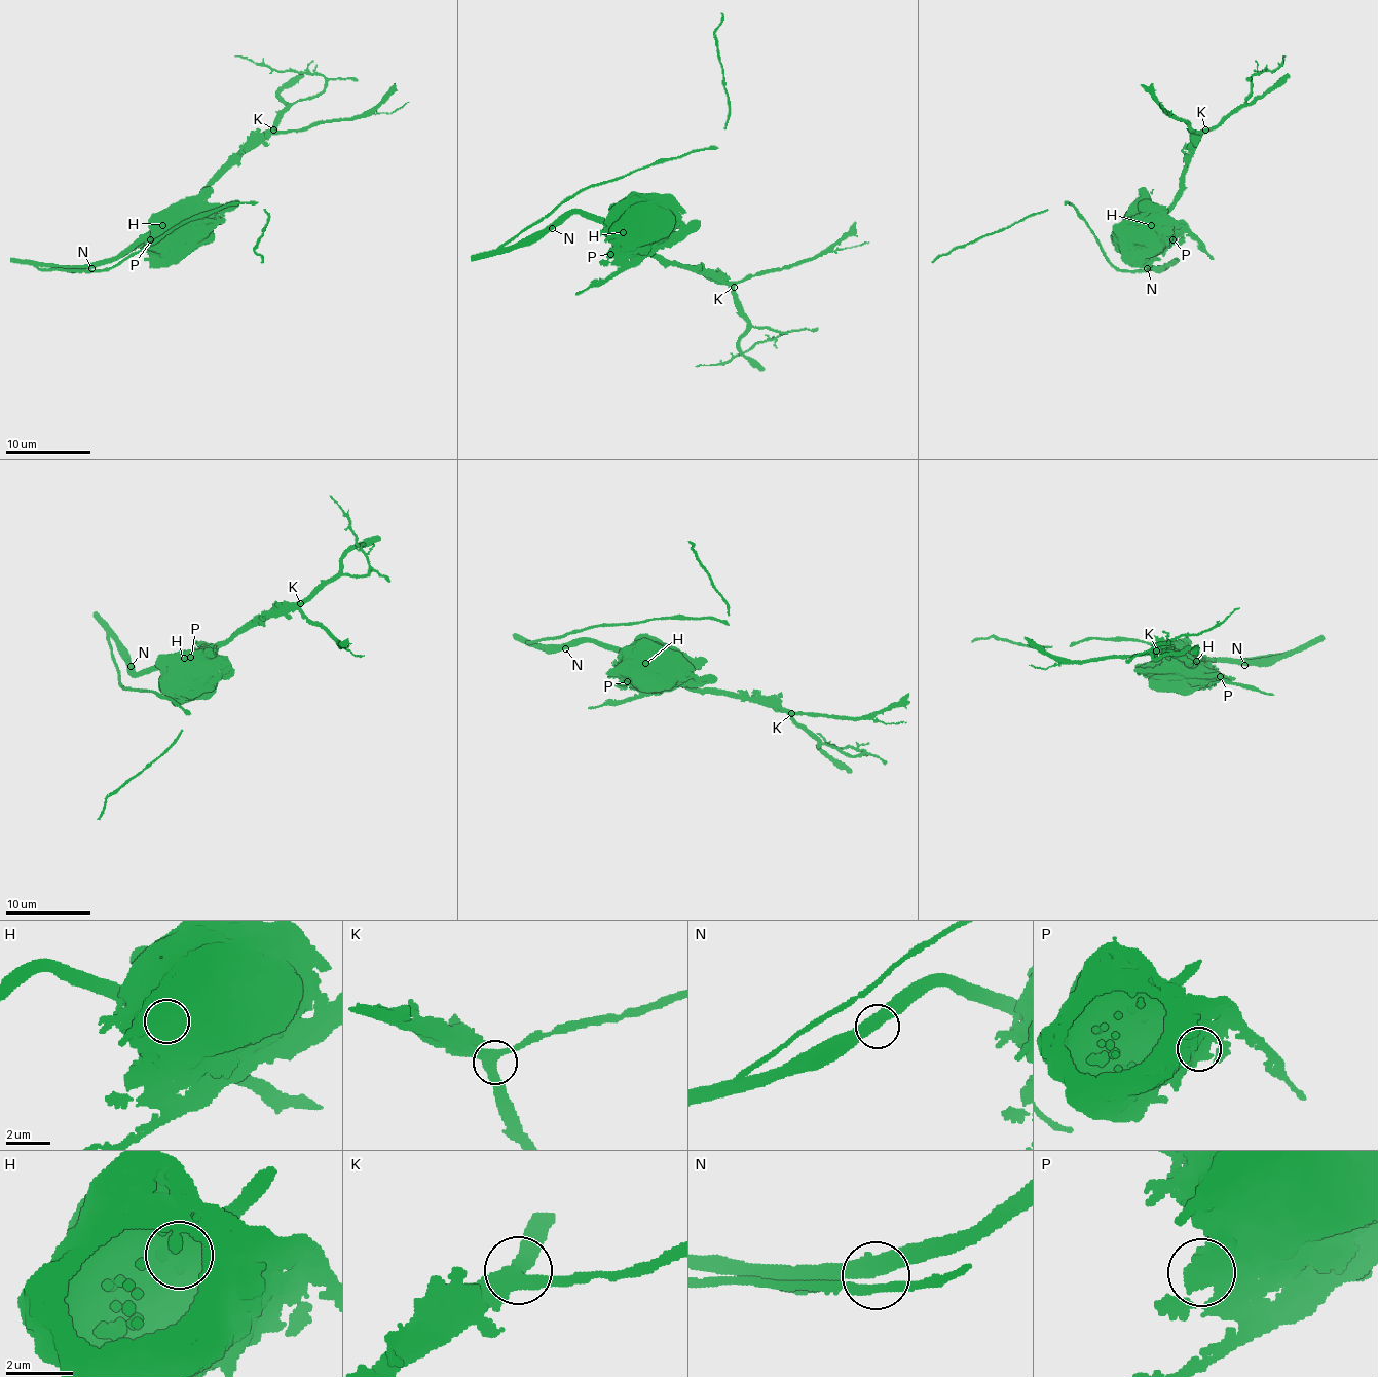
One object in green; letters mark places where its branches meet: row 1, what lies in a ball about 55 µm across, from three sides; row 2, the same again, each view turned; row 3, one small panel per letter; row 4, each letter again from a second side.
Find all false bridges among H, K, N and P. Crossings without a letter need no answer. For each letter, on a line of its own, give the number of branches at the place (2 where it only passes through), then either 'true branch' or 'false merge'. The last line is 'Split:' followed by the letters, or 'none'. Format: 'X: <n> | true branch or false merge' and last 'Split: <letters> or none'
H: 1 | false merge
K: 3 | true branch
N: 2 | true branch
P: 1 | true branch
Split: H

